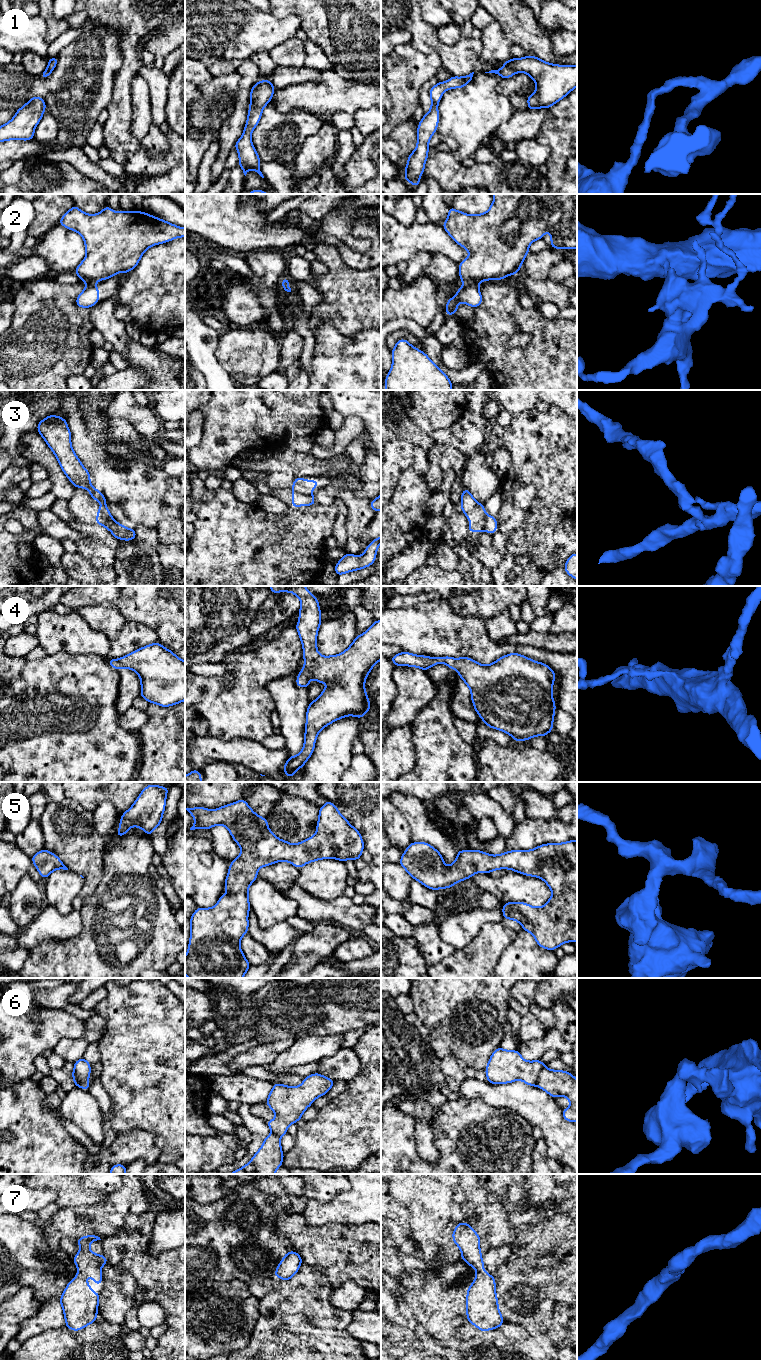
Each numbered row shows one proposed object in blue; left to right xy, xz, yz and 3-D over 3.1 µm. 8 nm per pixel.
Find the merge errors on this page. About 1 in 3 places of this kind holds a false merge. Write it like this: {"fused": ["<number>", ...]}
{"fused": ["2", "3", "6"]}

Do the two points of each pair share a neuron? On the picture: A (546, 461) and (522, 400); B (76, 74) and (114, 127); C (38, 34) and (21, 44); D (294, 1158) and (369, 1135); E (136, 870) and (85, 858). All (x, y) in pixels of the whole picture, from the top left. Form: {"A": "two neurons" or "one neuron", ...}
{"A": "two neurons", "B": "two neurons", "C": "one neuron", "D": "one neuron", "E": "two neurons"}

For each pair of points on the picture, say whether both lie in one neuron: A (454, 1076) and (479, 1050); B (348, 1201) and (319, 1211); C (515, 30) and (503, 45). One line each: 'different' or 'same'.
A: different
B: same
C: different

